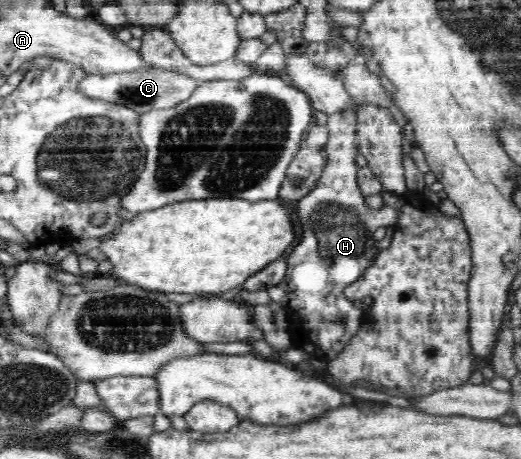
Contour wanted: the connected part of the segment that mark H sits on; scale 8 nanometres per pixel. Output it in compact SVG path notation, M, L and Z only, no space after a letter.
M345 113L344 116L329 117L326 125L327 163L316 187L306 196L301 198L297 206L297 221L301 227L301 237L295 239L295 247L287 253L288 268L285 277L278 285L288 293L287 321L289 327L286 331L291 337L291 346L302 349L311 357L319 358L327 363L333 361L355 337L364 326L365 315L359 310L353 300L350 300L344 291L349 284L355 283L363 274L376 263L380 255L379 241L375 239L375 231L381 226L394 226L401 217L402 211L398 205L383 203L379 209L371 209L365 203L365 194L358 183L357 164L358 149L355 146L356 113Z

